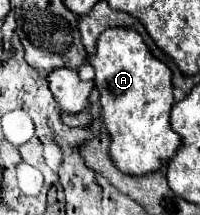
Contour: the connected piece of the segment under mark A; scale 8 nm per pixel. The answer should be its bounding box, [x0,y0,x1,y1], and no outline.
[91,27,181,175]

